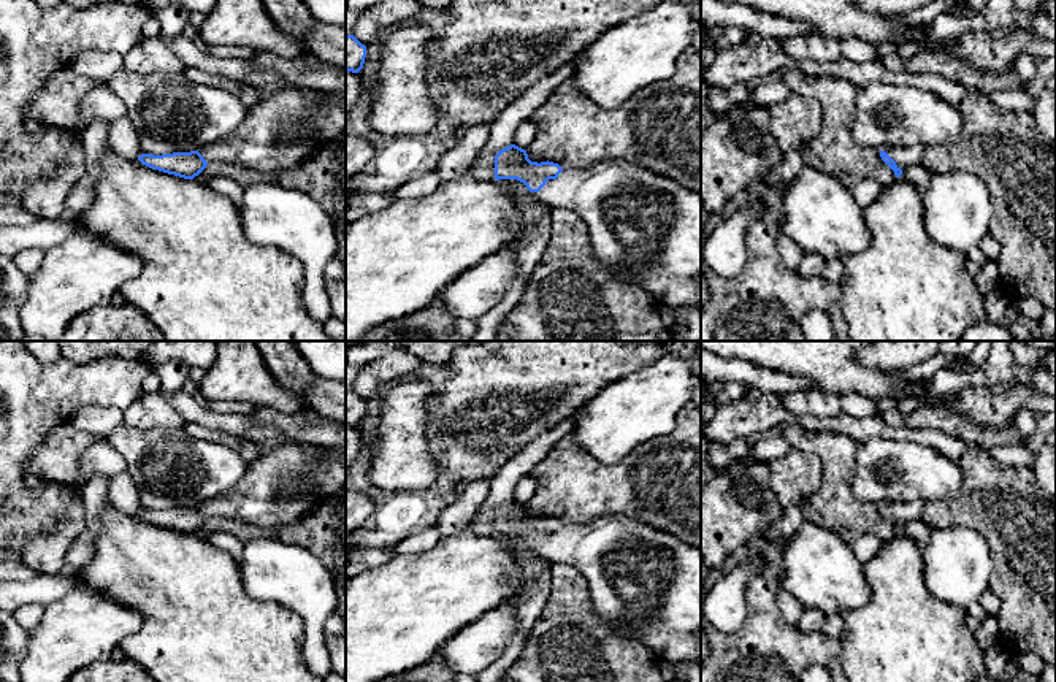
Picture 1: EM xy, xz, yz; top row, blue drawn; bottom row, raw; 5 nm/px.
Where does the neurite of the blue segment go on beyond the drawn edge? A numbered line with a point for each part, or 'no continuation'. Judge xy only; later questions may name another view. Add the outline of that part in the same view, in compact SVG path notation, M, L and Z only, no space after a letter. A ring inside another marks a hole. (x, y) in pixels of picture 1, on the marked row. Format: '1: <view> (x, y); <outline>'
1: xy (286, 127); M284 89L266 94L238 128L201 148L209 162L233 162L273 173L292 168L346 132L346 108L328 94Z

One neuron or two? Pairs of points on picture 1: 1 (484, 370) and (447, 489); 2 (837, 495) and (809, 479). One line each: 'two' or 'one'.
1: one
2: two

